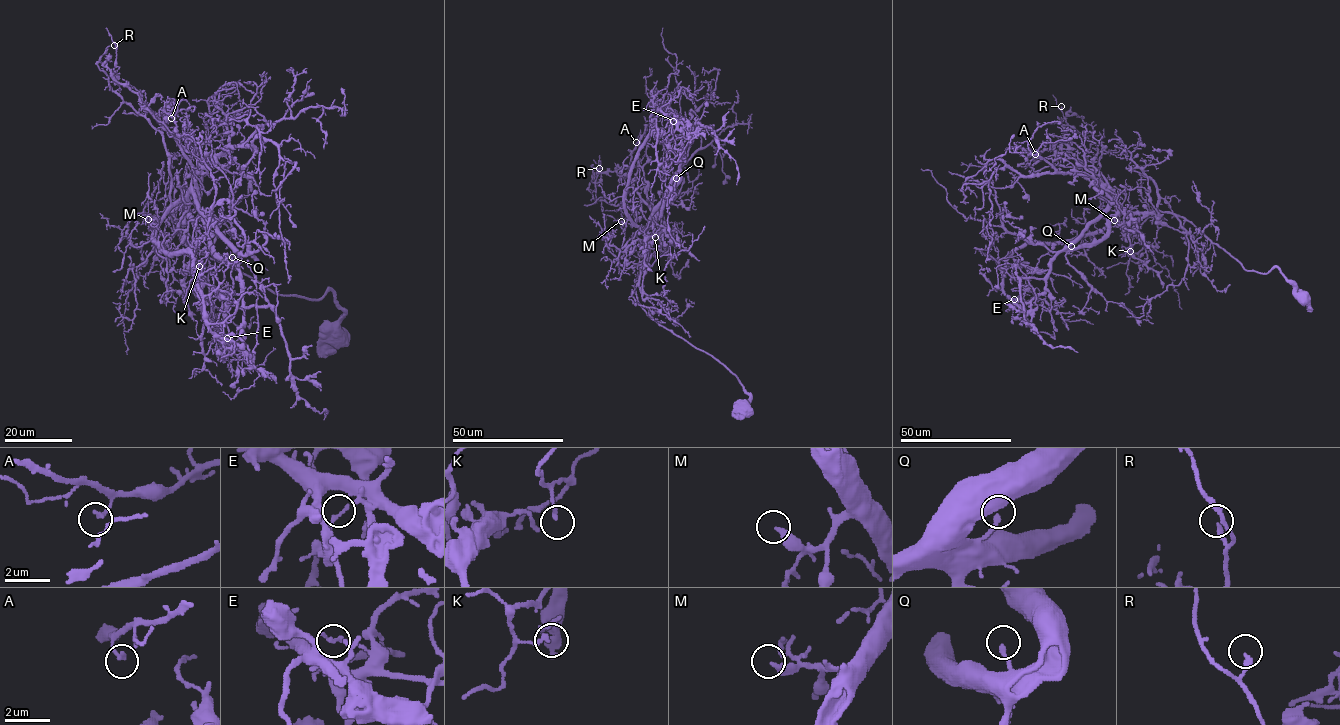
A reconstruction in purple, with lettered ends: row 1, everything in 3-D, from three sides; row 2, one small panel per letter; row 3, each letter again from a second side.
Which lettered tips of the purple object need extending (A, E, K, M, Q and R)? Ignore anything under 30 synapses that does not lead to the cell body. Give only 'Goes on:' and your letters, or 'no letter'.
Goes on: M

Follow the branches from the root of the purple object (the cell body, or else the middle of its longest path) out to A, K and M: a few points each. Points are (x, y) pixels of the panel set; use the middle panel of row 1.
A: (743, 410), (750, 396), (740, 380), (660, 326), (638, 302), (652, 212), (632, 182), (636, 142)
K: (743, 410), (750, 396), (740, 380), (660, 326), (638, 302), (641, 261), (655, 237)
M: (743, 410), (750, 396), (740, 380), (660, 326), (638, 302), (636, 286), (647, 232), (632, 221), (621, 221)

